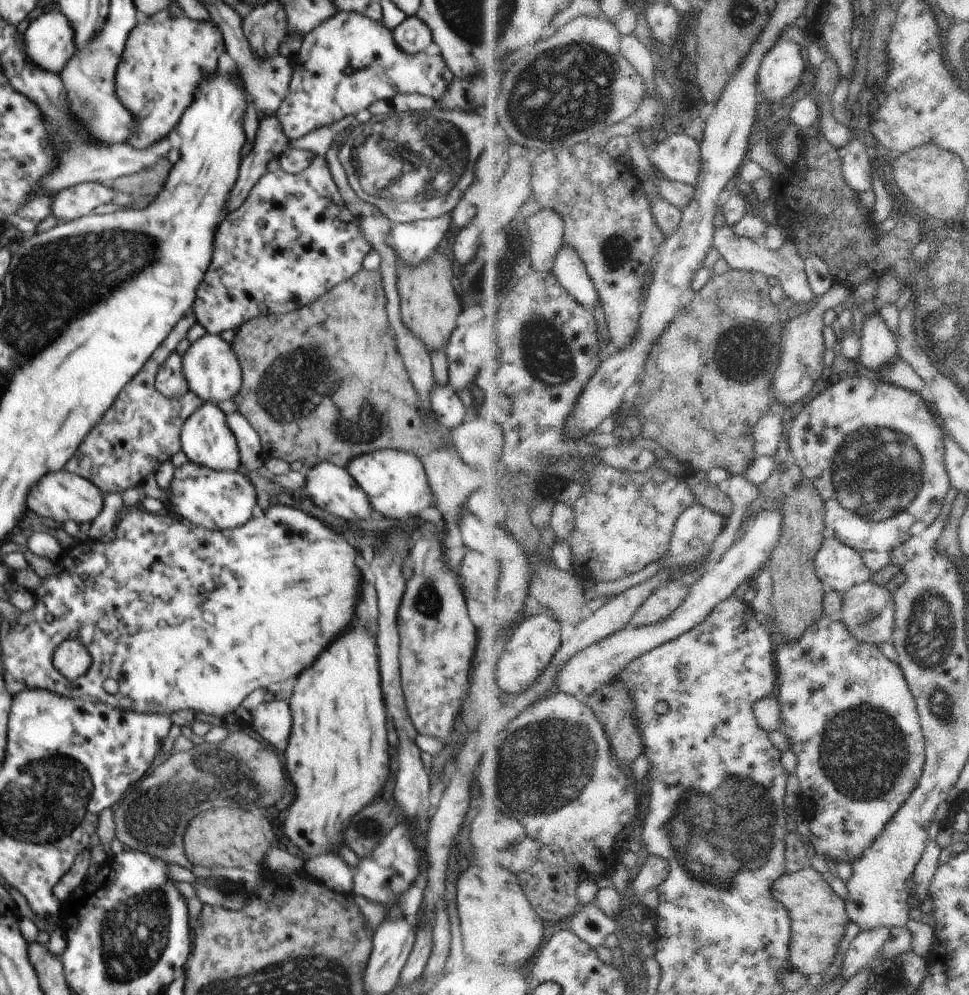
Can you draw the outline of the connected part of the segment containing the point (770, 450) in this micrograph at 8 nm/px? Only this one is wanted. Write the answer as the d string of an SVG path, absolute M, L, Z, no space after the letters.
M768 413L755 428L755 449L759 457L775 457L781 447L784 427L783 415Z

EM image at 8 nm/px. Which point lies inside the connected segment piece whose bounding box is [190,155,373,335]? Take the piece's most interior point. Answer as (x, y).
(293, 239)

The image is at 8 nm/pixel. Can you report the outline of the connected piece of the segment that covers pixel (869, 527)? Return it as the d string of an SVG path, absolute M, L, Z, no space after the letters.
M848 377L840 379L830 385L824 392L814 397L801 410L801 413L792 422L790 429L791 448L795 462L801 467L804 478L812 480L818 487L820 494L827 502L827 526L835 531L835 536L842 542L864 551L888 551L894 553L895 546L910 540L913 536L928 530L928 527L935 521L942 500L948 492L948 474L946 474L946 459L944 458L944 438L942 428L936 424L930 408L928 408L929 396L910 390L894 383L881 383L876 378Z

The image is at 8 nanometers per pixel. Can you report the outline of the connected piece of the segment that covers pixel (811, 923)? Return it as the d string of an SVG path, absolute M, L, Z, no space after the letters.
M812 865L805 866L795 873L786 873L775 882L774 894L791 911L793 926L791 942L791 962L792 967L812 976L819 977L824 974L840 952L840 944L846 936L846 930L853 920L850 918L847 909L847 901L838 896L838 892L826 882Z

